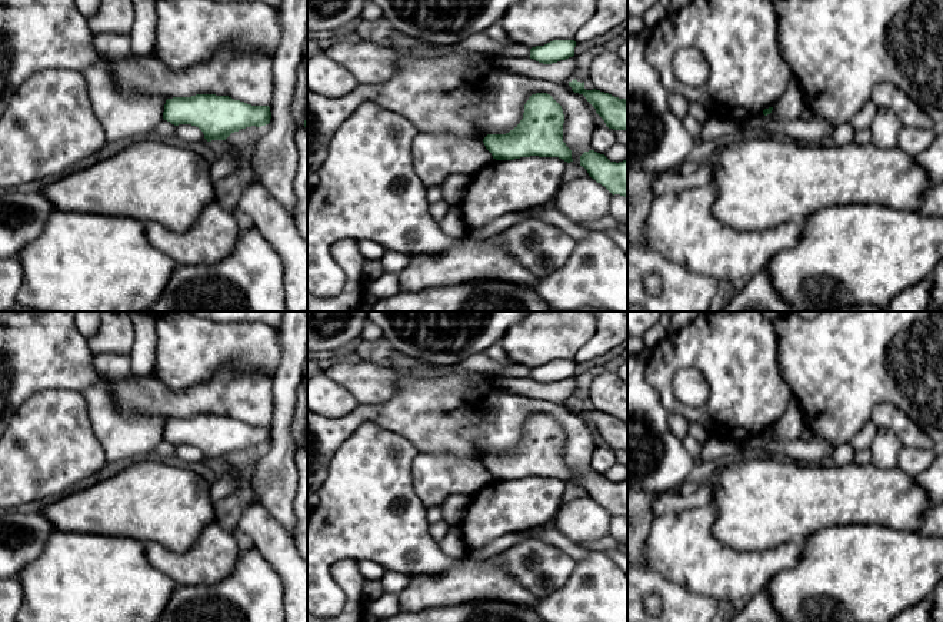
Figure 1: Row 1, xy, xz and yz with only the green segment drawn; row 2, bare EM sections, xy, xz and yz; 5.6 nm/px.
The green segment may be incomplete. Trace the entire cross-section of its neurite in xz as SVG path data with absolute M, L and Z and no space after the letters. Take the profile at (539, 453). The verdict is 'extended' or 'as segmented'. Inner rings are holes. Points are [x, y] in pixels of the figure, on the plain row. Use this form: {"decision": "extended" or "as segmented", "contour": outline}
{"decision": "as segmented", "contour": "M536 413L524 425L520 443L506 455L487 455L486 469L496 480L520 478L559 478L573 482L572 470L563 462L564 435L562 426L547 413Z"}

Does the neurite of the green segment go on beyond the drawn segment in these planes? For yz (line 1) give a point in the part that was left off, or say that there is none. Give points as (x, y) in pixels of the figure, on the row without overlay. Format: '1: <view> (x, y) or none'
1: none

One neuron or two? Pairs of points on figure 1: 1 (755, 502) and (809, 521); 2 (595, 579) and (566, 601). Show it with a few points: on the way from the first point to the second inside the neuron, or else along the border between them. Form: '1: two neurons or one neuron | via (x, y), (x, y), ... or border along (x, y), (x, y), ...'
1: one neuron | via (767, 502), (790, 502), (796, 508)
2: one neuron | via (587, 586), (573, 601)

